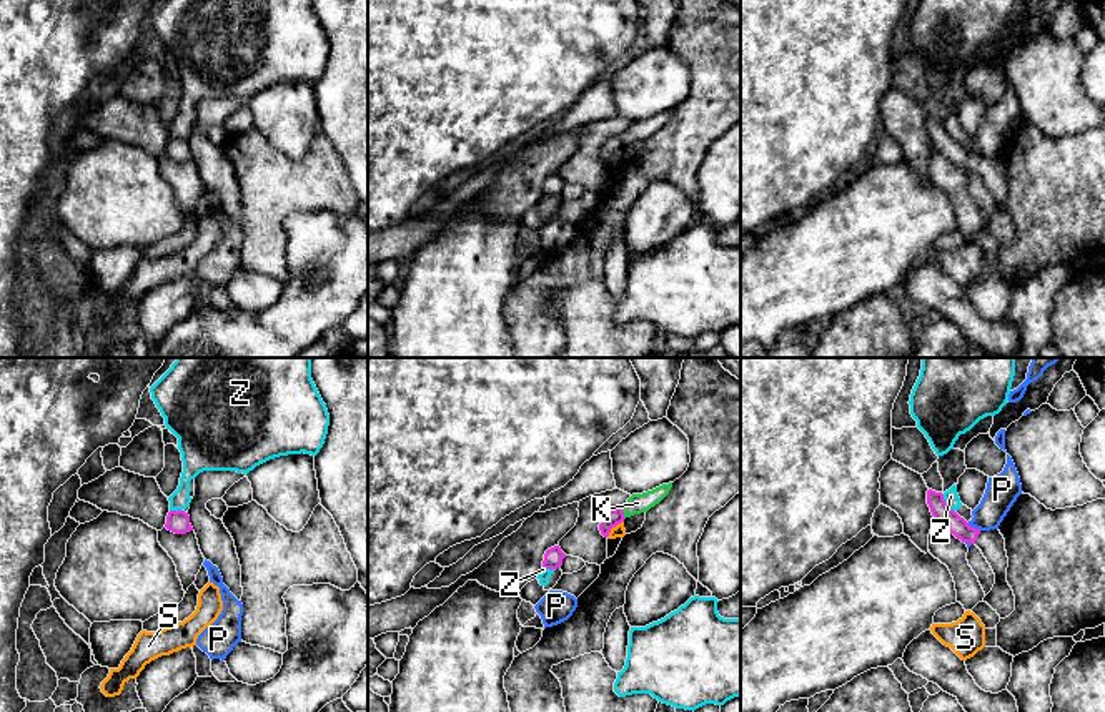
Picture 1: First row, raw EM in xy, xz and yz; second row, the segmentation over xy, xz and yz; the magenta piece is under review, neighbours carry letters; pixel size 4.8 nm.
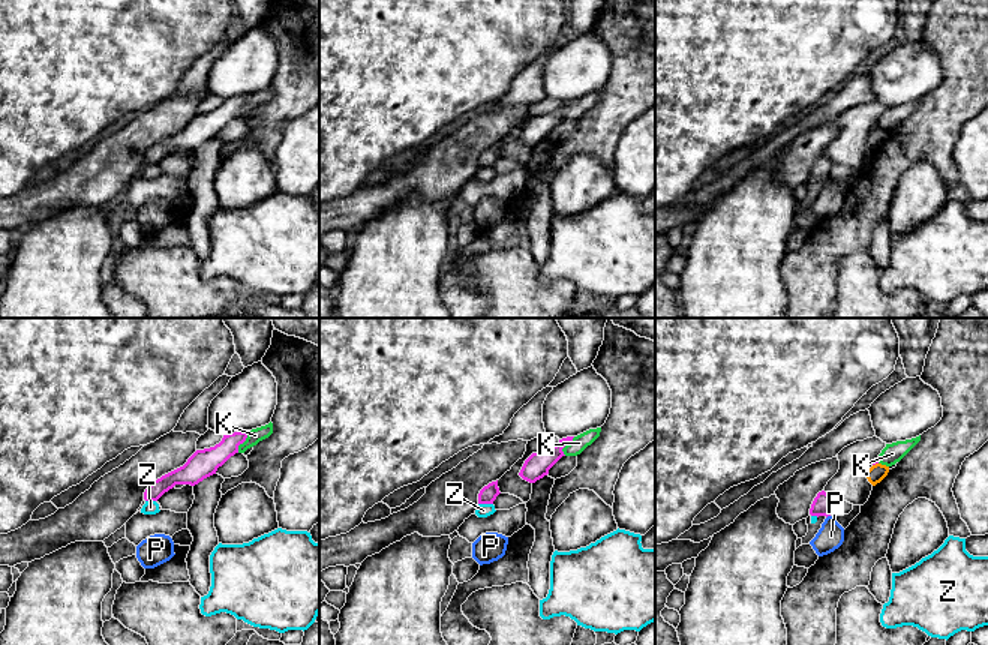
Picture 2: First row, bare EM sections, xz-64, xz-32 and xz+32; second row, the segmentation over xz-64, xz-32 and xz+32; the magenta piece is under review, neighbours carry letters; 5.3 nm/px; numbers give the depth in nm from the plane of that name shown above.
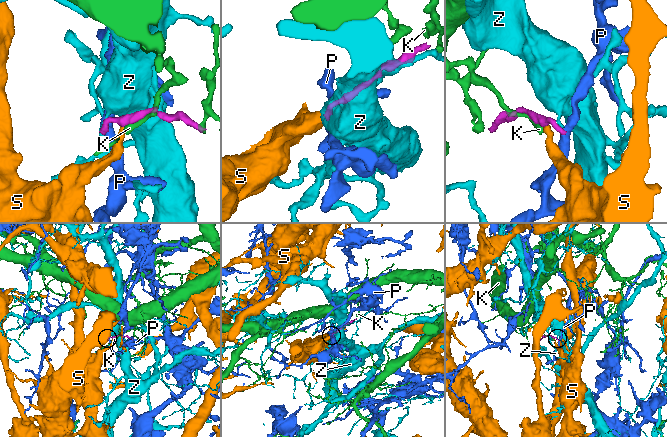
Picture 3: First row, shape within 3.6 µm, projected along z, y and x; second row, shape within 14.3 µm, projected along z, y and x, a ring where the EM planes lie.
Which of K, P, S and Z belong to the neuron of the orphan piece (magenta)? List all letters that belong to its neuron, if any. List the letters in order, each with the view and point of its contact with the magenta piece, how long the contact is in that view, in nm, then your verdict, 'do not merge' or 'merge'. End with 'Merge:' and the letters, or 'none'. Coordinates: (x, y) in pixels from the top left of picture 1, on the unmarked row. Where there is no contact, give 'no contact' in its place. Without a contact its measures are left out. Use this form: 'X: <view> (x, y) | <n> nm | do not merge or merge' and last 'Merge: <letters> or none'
K: xz (623, 140) | 60 nm | do not merge
P: yz (974, 155) | 80 nm | do not merge
S: xz (613, 153) | 120 nm | do not merge
Z: yz (946, 130) | 110 nm | do not merge
Merge: none

